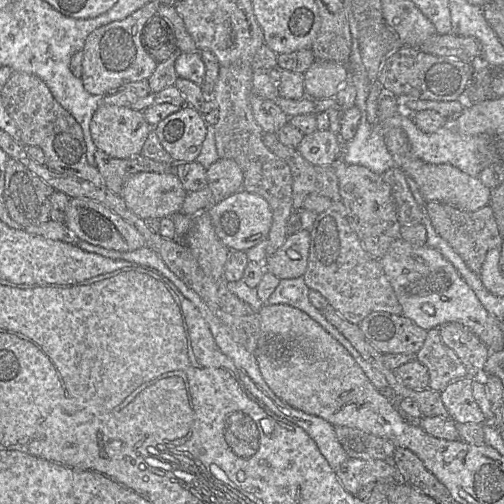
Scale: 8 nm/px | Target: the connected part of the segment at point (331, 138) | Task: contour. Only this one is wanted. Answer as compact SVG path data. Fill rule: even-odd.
M317 130L305 135L297 150L308 162L318 166L333 166L342 156L343 141L331 130Z

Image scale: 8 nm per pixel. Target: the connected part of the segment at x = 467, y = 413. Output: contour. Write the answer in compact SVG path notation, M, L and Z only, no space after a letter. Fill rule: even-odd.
M466 377L459 379L453 383L450 383L440 394L441 394L441 399L448 411L449 418L452 419L456 424L464 424L464 423L476 423L483 425L486 423L486 417L477 405L473 393L472 393L472 383L473 379L482 379L482 378L471 378L471 377Z

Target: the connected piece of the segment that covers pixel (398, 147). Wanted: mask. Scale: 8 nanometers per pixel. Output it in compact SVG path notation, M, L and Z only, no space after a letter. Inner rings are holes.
M382 90L379 104L379 122L383 129L385 144L398 167L417 183L420 193L428 202L453 205L467 212L475 212L490 203L492 190L478 178L469 176L450 164L432 164L419 159L412 151L405 130L401 127L402 100L393 93Z

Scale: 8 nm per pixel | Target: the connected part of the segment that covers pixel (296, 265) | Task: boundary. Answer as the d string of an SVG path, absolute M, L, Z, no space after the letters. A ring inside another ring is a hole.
M310 231L287 235L284 244L263 263L265 270L280 280L303 277L308 267L310 241Z

